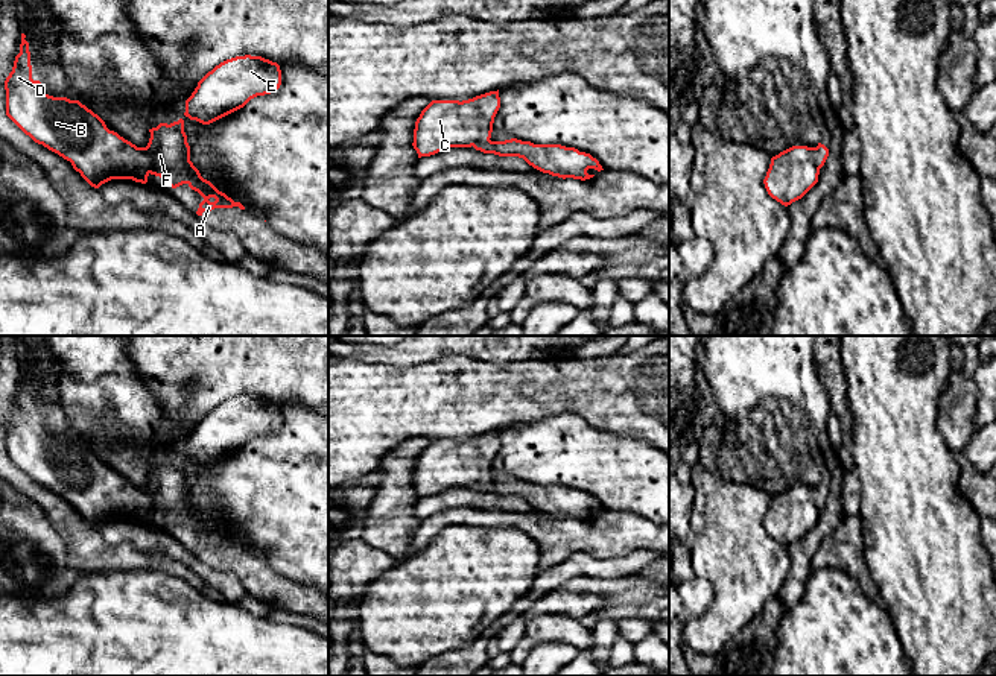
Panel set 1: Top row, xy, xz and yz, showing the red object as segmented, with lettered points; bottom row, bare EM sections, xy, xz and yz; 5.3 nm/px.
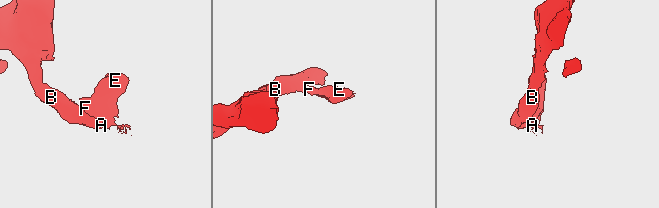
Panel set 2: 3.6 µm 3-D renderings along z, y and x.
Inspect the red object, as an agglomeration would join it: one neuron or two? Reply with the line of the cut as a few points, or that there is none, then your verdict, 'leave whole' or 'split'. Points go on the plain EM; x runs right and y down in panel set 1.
cut none; leave whole

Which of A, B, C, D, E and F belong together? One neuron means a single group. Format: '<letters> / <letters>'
A B C D E F

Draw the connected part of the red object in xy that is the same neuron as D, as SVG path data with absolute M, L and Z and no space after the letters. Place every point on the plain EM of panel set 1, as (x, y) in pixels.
M21 374L20 393L15 396L12 412L5 421L6 456L35 483L70 501L73 509L91 527L99 529L111 520L132 520L146 524L147 516L155 515L167 527L176 529L187 524L192 530L198 532L204 538L196 551L198 556L214 548L239 547L245 550L240 542L234 542L210 521L204 520L193 506L182 459L170 465L160 463L157 468L149 469L151 479L147 486L137 488L117 472L109 471L105 462L79 441L46 434L43 424L32 419L29 383L24 378L26 375Z

